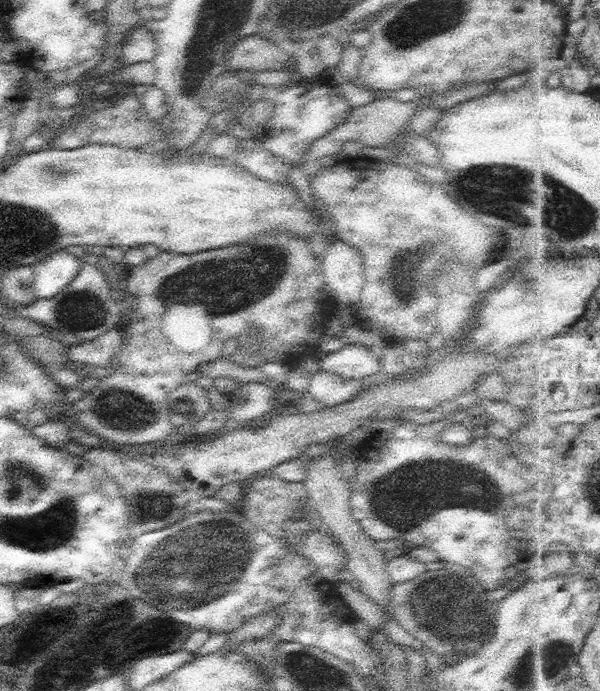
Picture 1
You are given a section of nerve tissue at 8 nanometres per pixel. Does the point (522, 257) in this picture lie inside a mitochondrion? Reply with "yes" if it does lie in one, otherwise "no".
no

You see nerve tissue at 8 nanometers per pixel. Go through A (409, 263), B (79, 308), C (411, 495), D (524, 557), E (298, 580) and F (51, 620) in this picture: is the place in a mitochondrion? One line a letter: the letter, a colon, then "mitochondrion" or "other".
A: mitochondrion
B: mitochondrion
C: mitochondrion
D: other
E: other
F: other

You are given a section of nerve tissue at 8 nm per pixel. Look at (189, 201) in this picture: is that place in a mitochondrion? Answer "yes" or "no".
no

